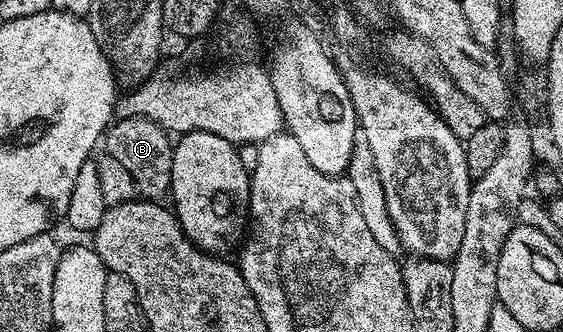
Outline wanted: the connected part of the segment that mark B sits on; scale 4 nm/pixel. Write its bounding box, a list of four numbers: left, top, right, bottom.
[102,117,174,199]

